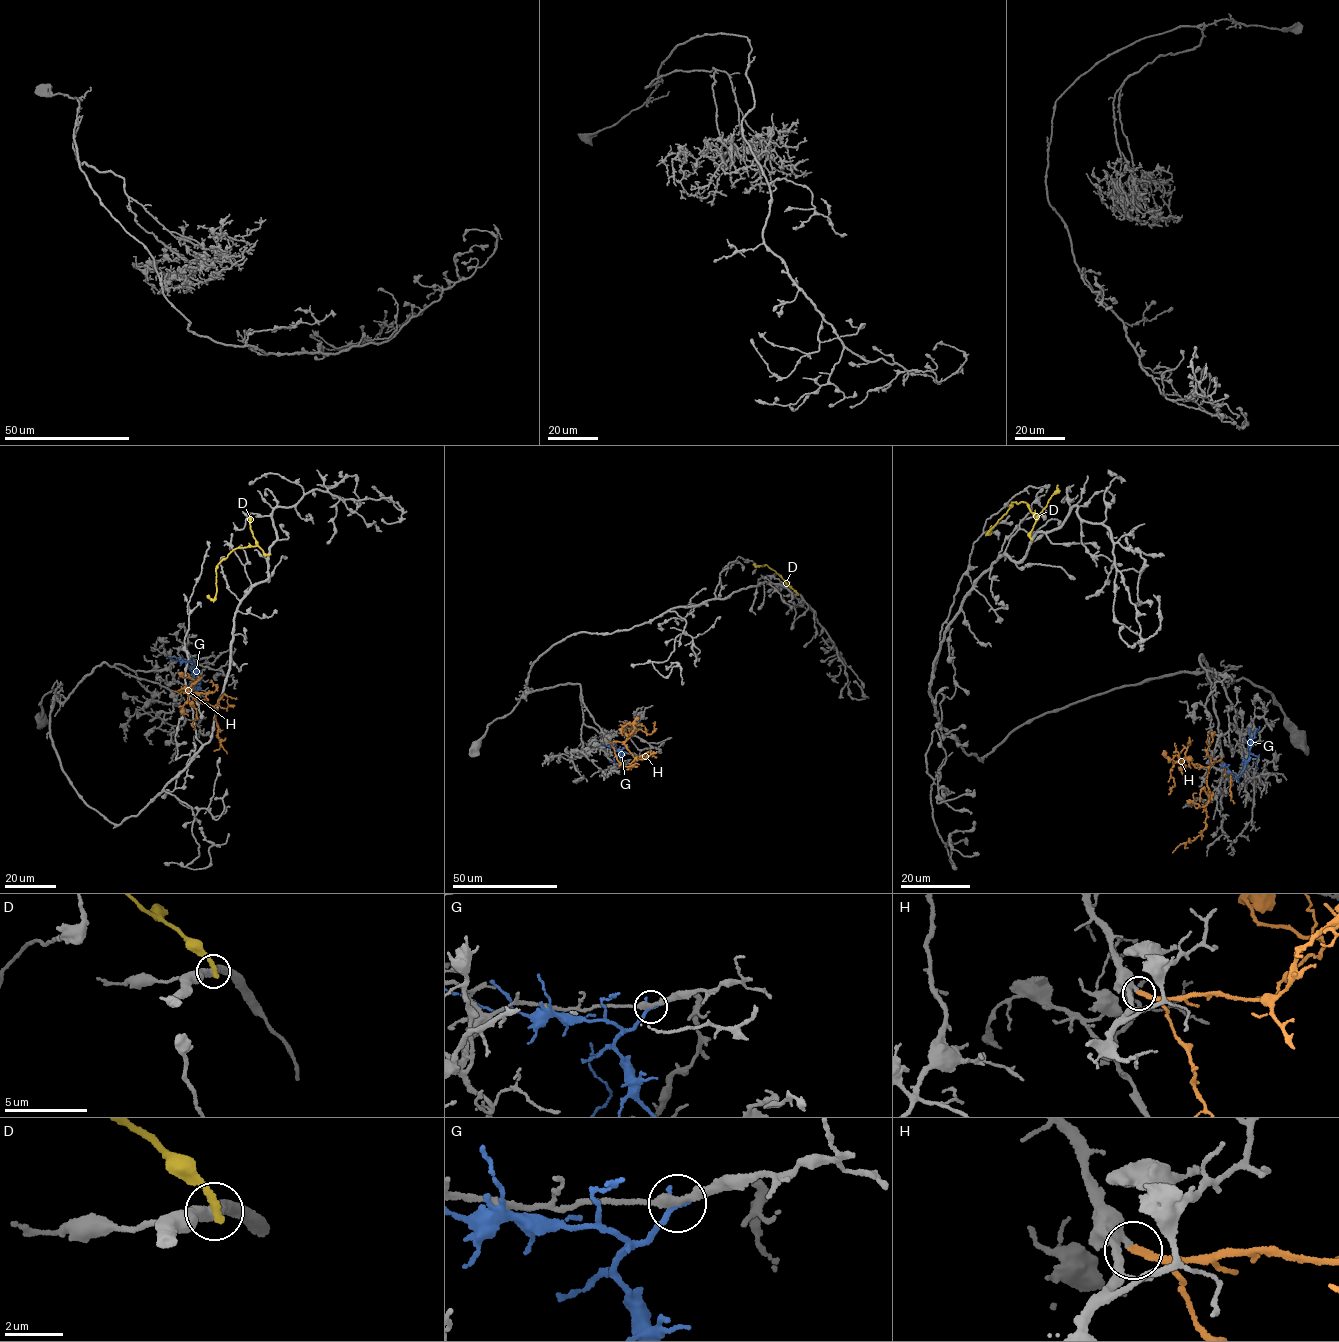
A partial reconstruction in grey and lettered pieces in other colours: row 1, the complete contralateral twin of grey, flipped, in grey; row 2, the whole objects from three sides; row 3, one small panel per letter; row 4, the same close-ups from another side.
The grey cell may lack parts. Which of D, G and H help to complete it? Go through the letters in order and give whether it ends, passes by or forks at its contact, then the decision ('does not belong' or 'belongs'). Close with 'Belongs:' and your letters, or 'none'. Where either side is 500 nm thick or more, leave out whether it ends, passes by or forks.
D: it ends | does not belong
G: it ends | does not belong
H: it ends | belongs
Belongs: H

